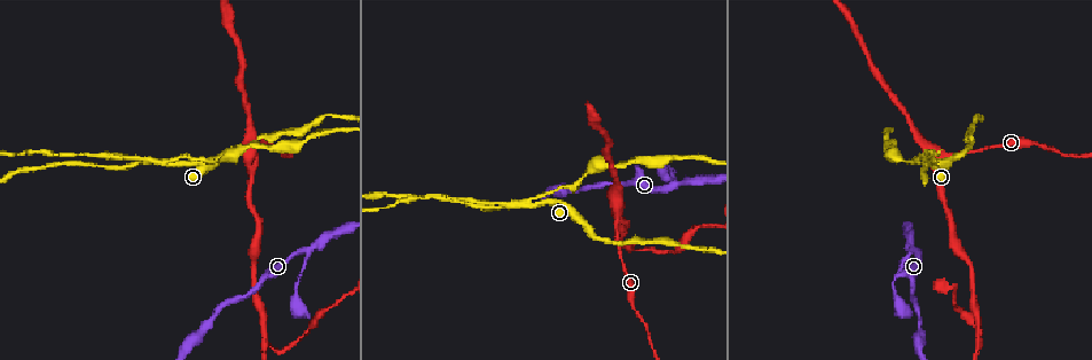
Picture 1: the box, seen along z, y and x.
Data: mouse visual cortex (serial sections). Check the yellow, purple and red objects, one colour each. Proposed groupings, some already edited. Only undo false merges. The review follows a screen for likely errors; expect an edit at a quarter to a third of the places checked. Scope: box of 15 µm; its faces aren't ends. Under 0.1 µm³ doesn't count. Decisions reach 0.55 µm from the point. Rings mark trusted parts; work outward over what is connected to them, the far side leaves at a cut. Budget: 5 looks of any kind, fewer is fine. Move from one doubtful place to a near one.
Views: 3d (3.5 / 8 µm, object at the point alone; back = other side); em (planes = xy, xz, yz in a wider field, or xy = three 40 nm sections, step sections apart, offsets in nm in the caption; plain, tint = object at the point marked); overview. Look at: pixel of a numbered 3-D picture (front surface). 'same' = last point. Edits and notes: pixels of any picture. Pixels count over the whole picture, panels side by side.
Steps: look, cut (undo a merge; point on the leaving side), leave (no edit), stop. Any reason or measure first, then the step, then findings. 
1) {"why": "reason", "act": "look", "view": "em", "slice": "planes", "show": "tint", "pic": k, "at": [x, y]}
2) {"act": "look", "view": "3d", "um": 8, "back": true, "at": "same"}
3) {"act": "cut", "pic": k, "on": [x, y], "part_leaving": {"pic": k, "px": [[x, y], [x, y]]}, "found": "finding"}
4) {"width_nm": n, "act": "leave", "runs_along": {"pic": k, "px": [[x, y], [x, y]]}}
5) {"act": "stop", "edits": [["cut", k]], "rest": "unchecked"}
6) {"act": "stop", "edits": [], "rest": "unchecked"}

{"why": "three arms meet", "act": "look", "view": "3d", "um": 3.5, "pic": 1, "at": [308, 251]}

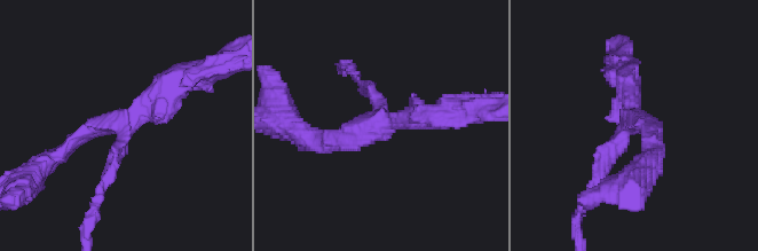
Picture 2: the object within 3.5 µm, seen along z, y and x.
{"act": "cut", "pic": 2, "on": [607, 166], "part_leaving": {"pic": 2, "px": [[123, 130], [123, 143], [91, 221]]}, "found": "a second cell is stuck on"}

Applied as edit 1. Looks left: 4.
{"why": "see it whole again", "act": "look", "view": "overview"}

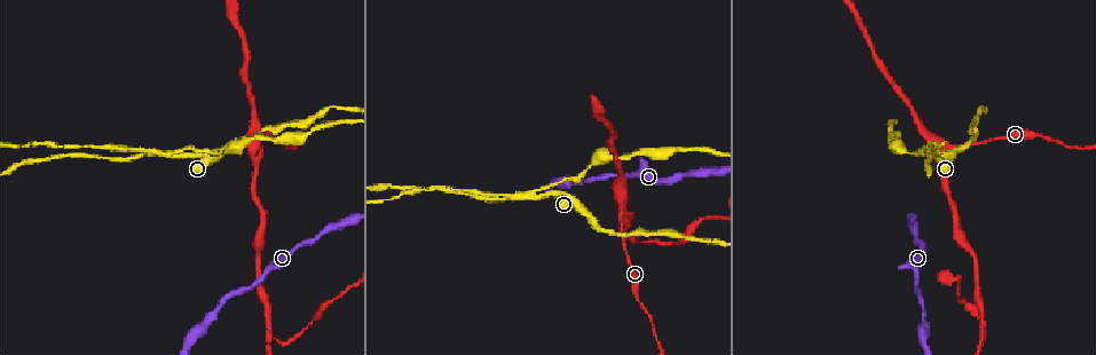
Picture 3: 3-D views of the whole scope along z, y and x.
{"why": "three arms meet", "act": "look", "view": "3d", "um": 3.5, "pic": 3, "at": [165, 153]}

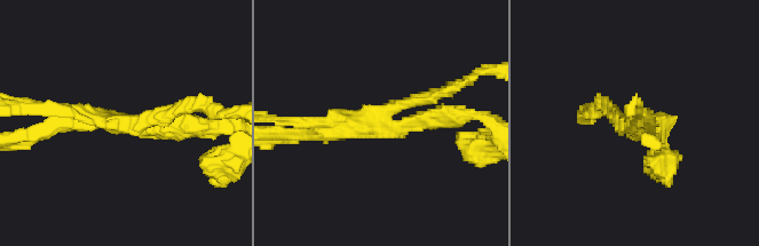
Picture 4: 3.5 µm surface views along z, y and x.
{"arms": 3, "arm_widths_nm": [150, 200, 200], "act": "look", "view": "em", "slice": "xy", "step": 3, "show": "tint", "pic": 4, "at": [123, 125]}

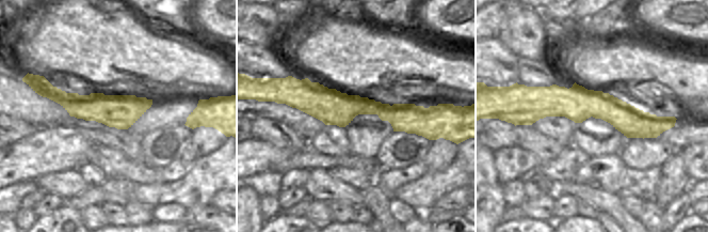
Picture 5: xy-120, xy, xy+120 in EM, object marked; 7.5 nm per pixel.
{"act": "cut", "pic": 4, "on": [159, 110], "border": {"pic": 5, "px": [[352, 95], [352, 110], [355, 116]]}, "found": "two cells meet here"}

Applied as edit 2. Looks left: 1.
{"act": "stop", "edits": [["cut", 2], ["cut", 4]], "rest": "unchecked"}

